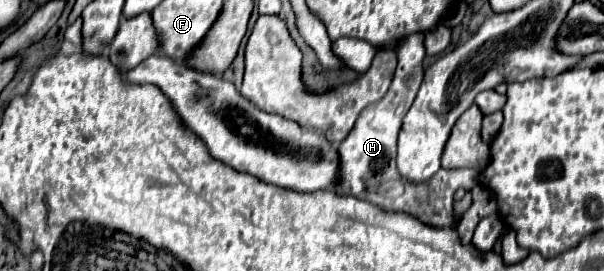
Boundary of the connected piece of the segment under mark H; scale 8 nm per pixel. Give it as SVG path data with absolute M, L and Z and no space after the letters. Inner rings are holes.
M418 33L414 37L406 37L406 41L396 49L398 55L398 69L394 75L394 81L384 95L382 101L376 105L368 105L362 115L358 117L354 129L350 135L340 143L338 155L340 155L340 179L336 181L334 189L342 195L354 195L358 199L370 201L386 211L402 211L410 213L412 217L420 219L422 223L434 225L434 227L456 227L462 235L464 243L472 241L474 229L480 219L488 215L498 213L498 203L492 191L488 191L482 185L474 185L472 189L472 205L470 209L456 219L454 215L454 193L464 187L464 169L442 169L430 183L410 183L406 181L396 167L396 141L402 127L402 119L408 113L420 81L422 81L422 59L426 55L424 49L424 33Z

